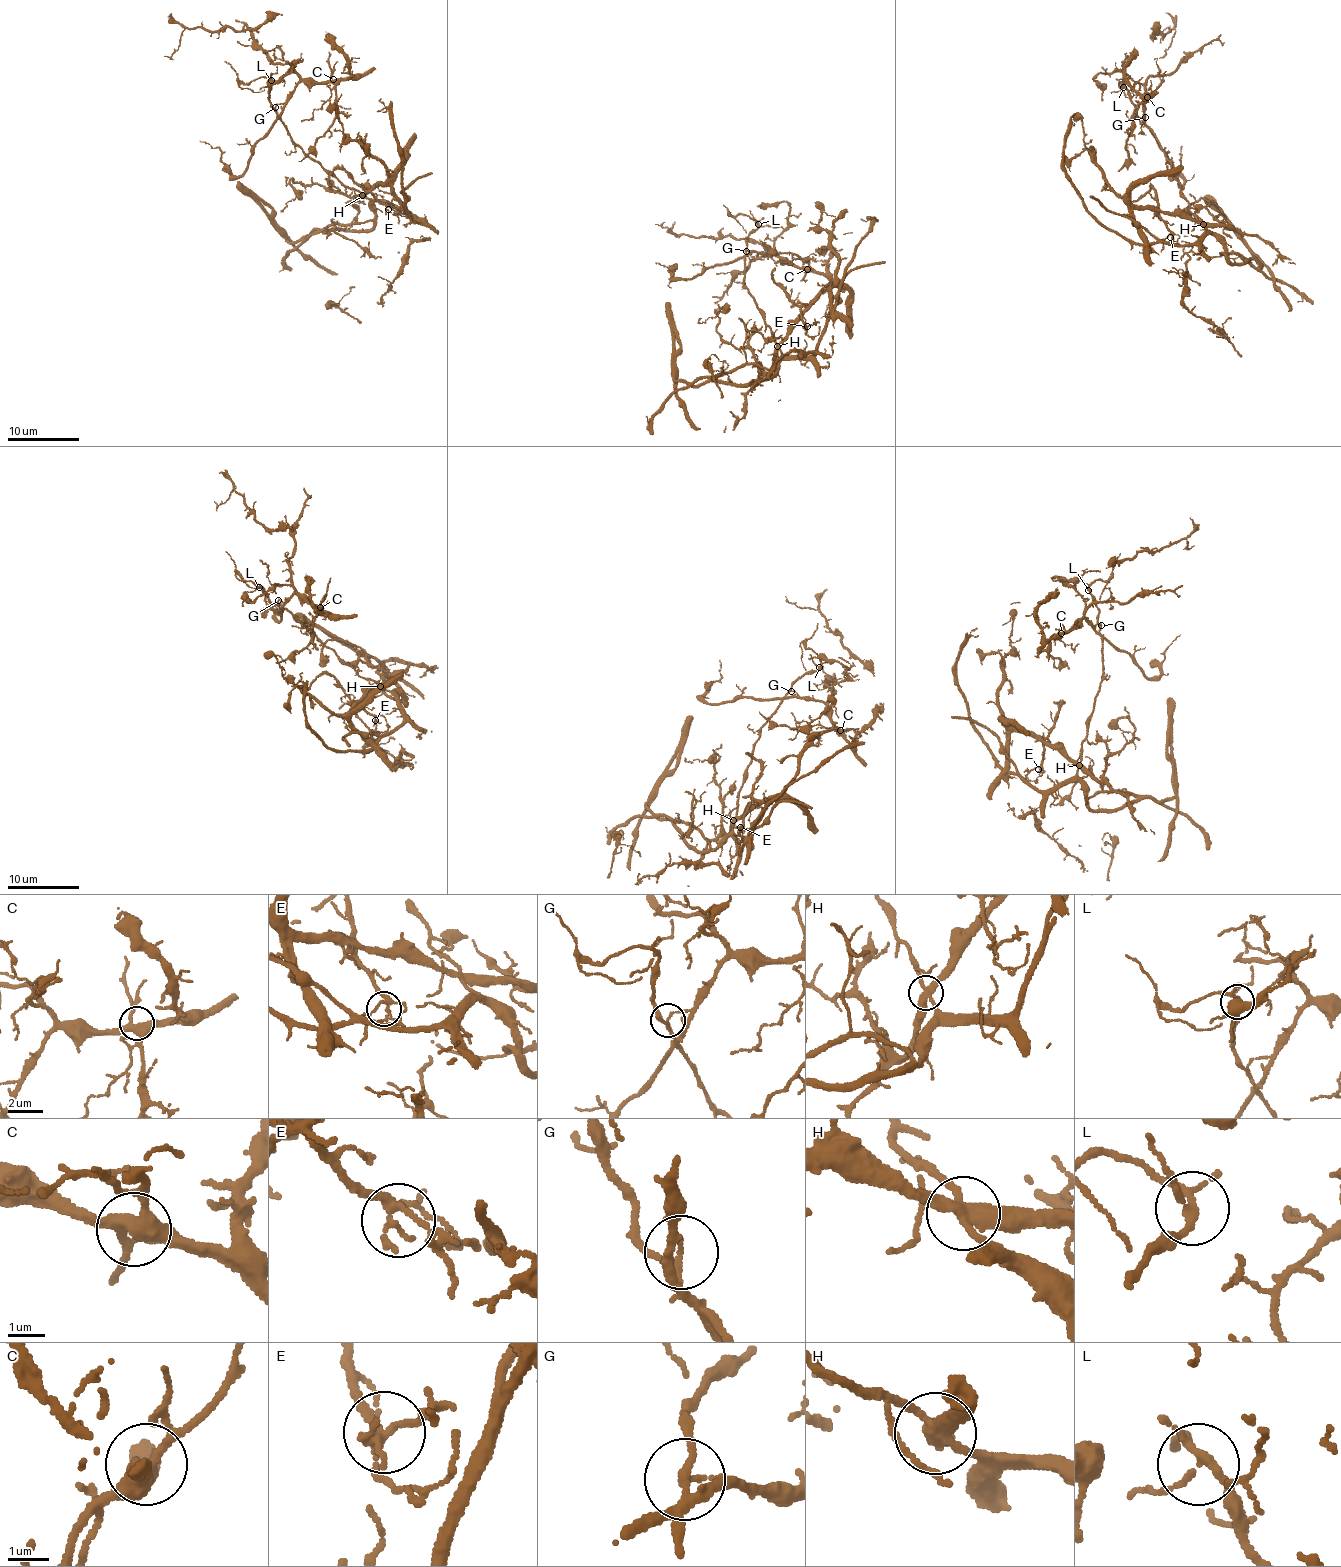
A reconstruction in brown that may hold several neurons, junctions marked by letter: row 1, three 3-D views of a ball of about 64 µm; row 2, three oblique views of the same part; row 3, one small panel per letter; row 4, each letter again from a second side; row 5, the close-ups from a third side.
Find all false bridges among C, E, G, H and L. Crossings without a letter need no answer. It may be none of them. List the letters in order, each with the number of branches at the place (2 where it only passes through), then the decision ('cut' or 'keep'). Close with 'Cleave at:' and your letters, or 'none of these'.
C: branches 4; keep
E: branches 4; keep
G: branches 3; cut
H: branches 4; cut
L: branches 4; keep
Cleave at: G, H

